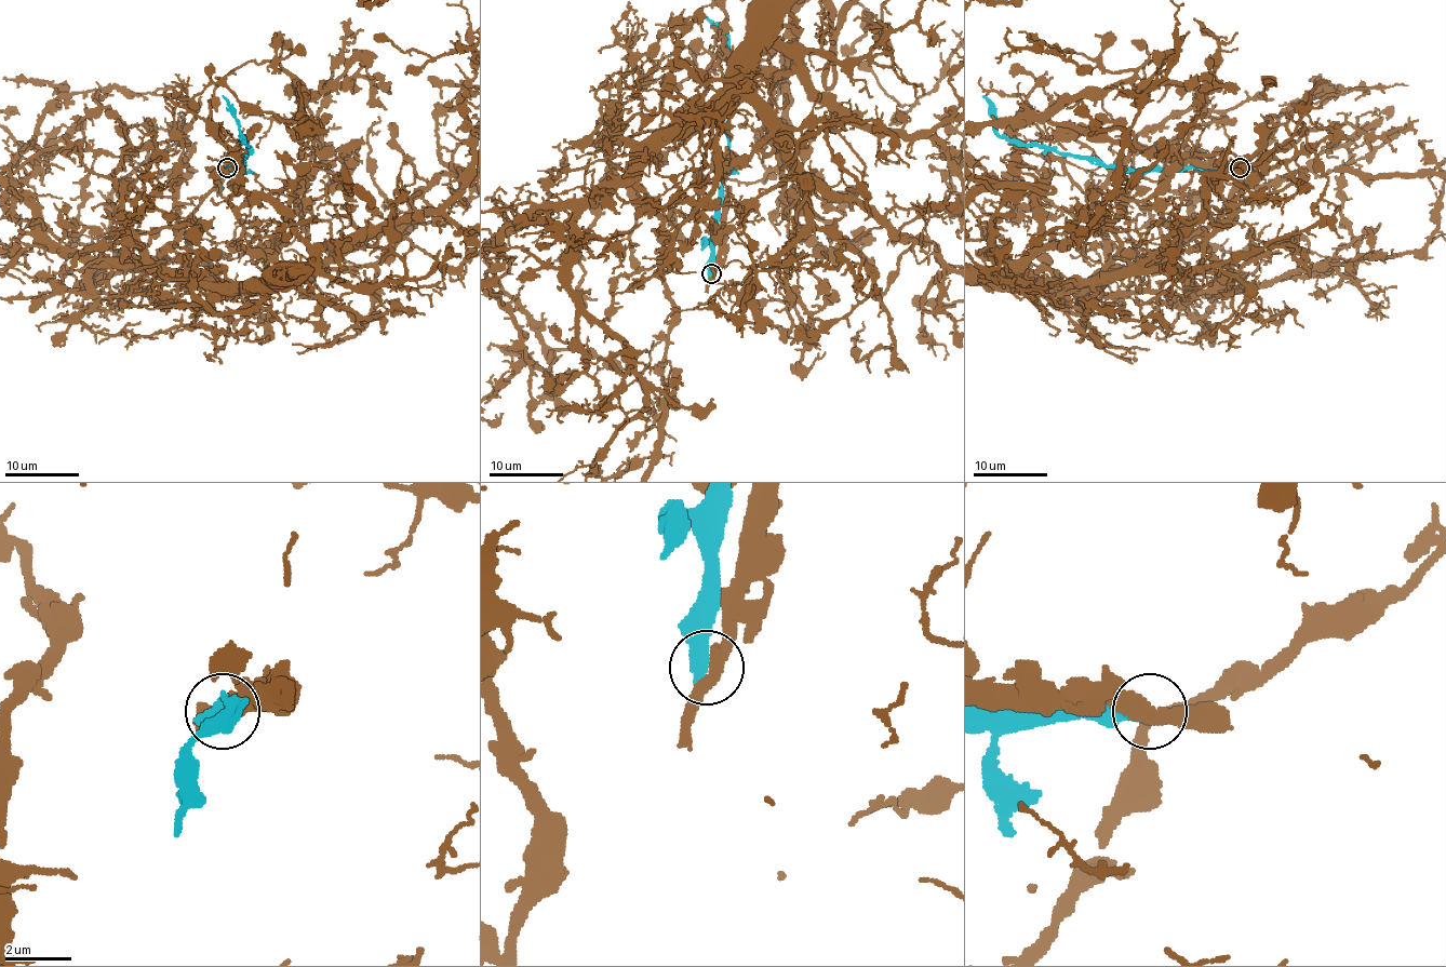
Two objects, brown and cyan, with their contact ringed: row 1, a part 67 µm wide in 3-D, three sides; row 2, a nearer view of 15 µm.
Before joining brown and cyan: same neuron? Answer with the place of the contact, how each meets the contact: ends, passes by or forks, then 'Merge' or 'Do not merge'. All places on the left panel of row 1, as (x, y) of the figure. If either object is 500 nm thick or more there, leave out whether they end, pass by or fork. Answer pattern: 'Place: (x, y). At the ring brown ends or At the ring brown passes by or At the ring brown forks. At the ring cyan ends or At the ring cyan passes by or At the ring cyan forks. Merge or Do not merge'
Place: (227, 168). At the ring brown passes by. At the ring cyan ends. Do not merge

